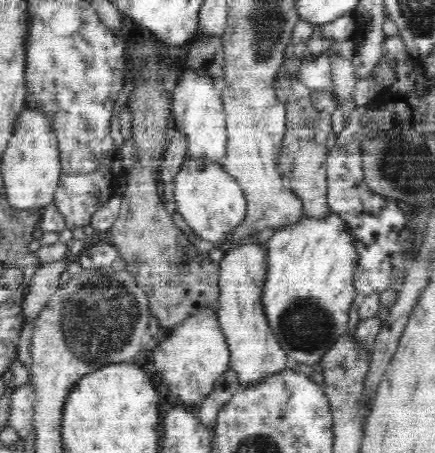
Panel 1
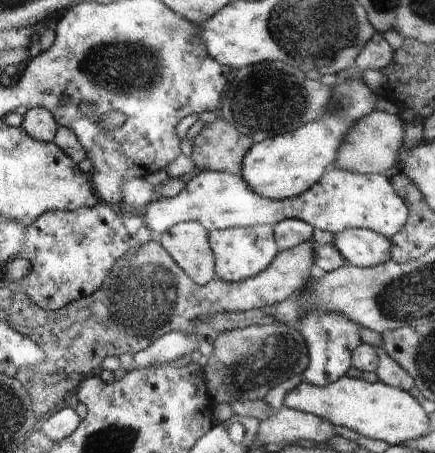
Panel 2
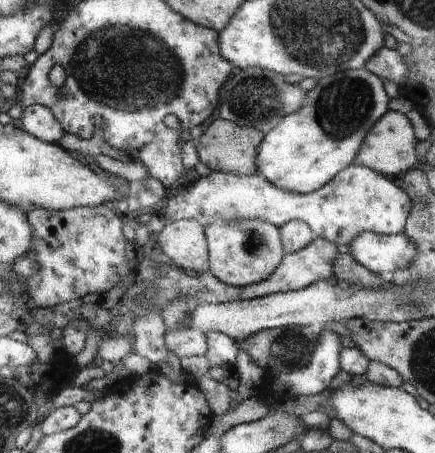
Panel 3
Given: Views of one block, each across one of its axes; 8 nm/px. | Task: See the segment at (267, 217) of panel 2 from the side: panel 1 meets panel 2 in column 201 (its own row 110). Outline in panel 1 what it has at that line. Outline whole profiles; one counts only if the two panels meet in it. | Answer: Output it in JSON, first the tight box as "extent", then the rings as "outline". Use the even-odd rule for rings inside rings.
{"extent":[170,70,226,162],"outline":[[[192,70],[184,72],[184,76],[178,80],[178,86],[170,94],[172,98],[172,114],[176,122],[174,132],[184,132],[188,136],[188,154],[192,160],[208,160],[208,162],[220,162],[226,154],[226,112],[220,98],[220,92],[224,88],[222,78],[208,78],[200,76]]]}

